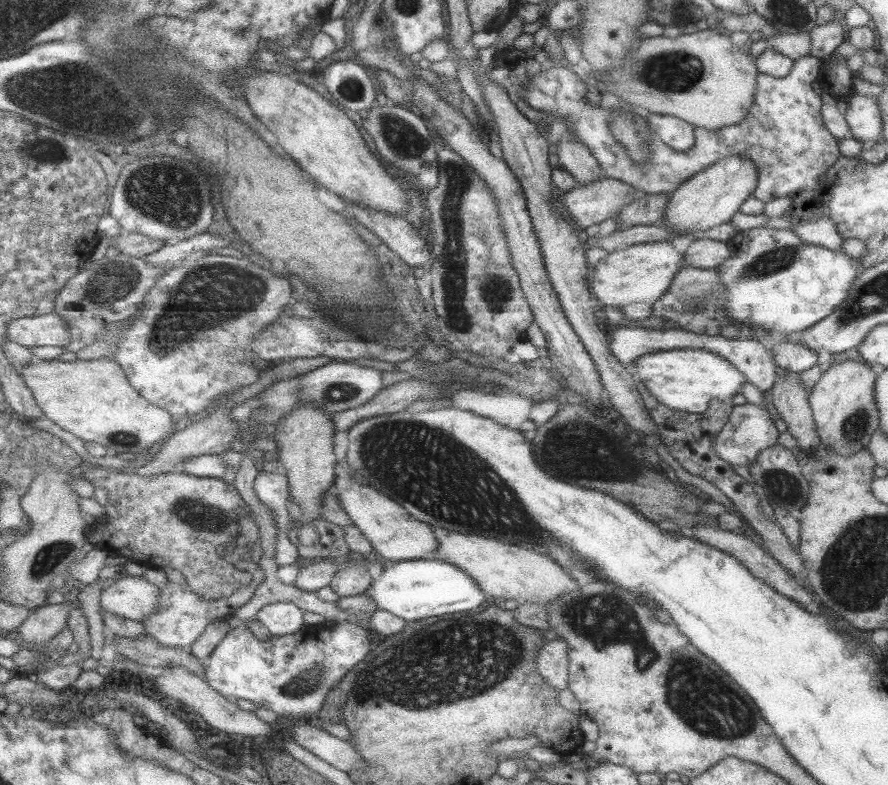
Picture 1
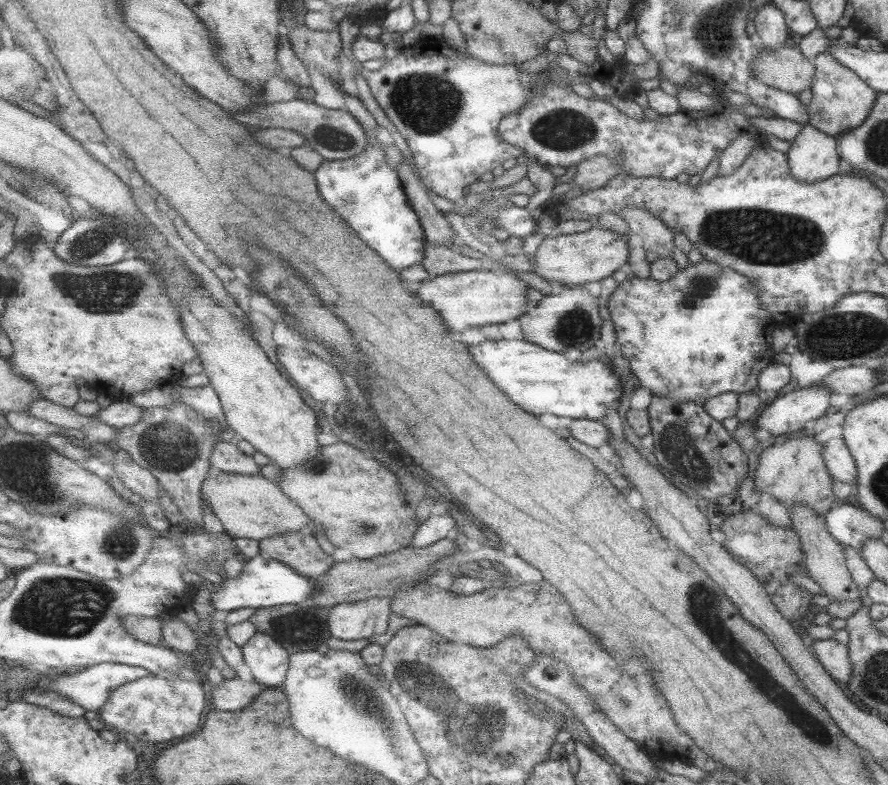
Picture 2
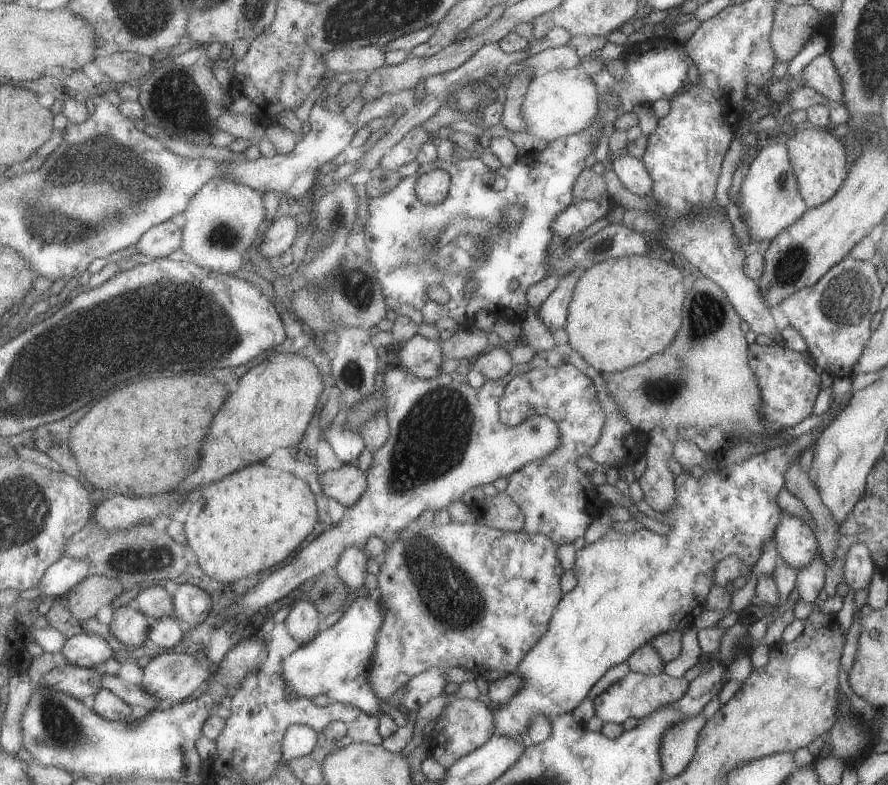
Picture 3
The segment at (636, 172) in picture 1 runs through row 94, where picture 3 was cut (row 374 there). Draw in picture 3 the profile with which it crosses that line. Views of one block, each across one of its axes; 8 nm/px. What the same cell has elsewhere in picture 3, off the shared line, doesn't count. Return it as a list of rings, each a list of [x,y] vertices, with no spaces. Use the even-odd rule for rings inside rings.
[[[783,342],[770,346],[754,343],[749,345],[748,366],[758,378],[762,414],[774,432],[784,432],[813,415],[814,404],[822,390],[821,379],[815,368],[804,360],[803,353],[789,350]],[[564,364],[558,367],[535,369],[514,378],[500,400],[500,418],[504,424],[516,427],[537,415],[547,415],[560,424],[564,444],[552,456],[538,460],[518,470],[509,478],[508,494],[524,510],[529,534],[546,534],[560,546],[583,538],[586,528],[594,522],[590,514],[604,510],[605,504],[596,500],[590,473],[582,472],[580,458],[600,440],[605,429],[606,416],[602,410],[593,381],[578,366]]]

